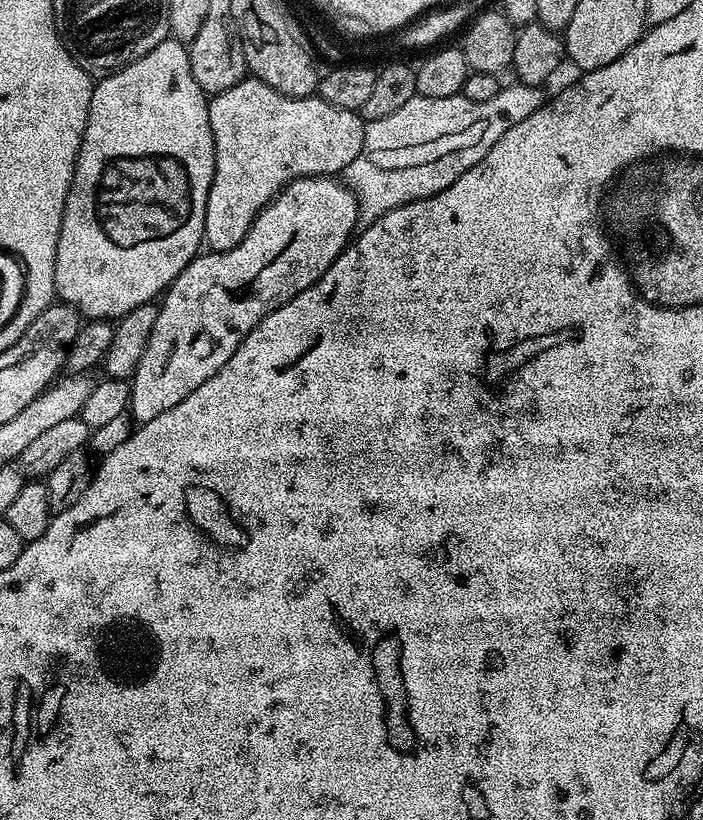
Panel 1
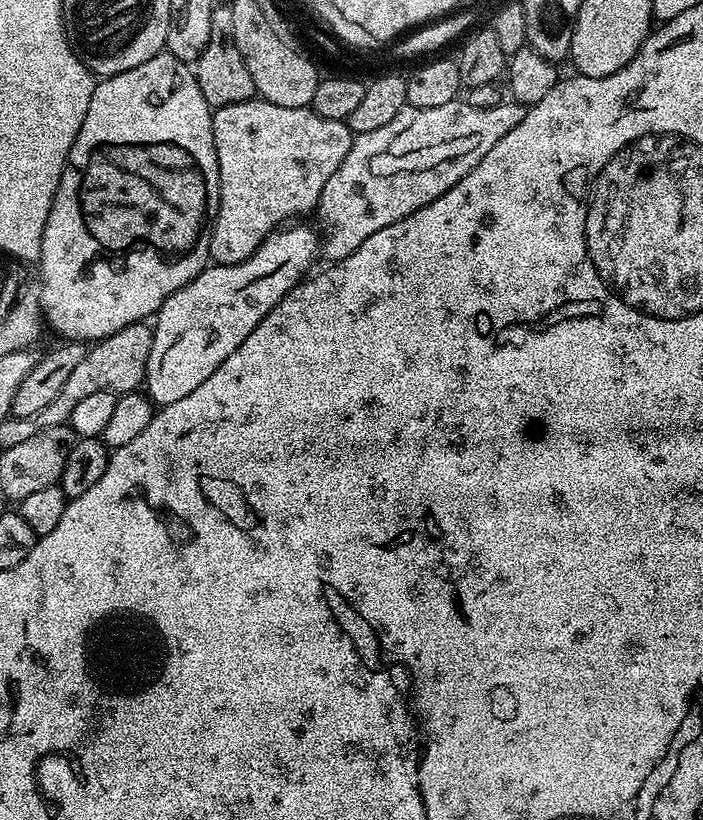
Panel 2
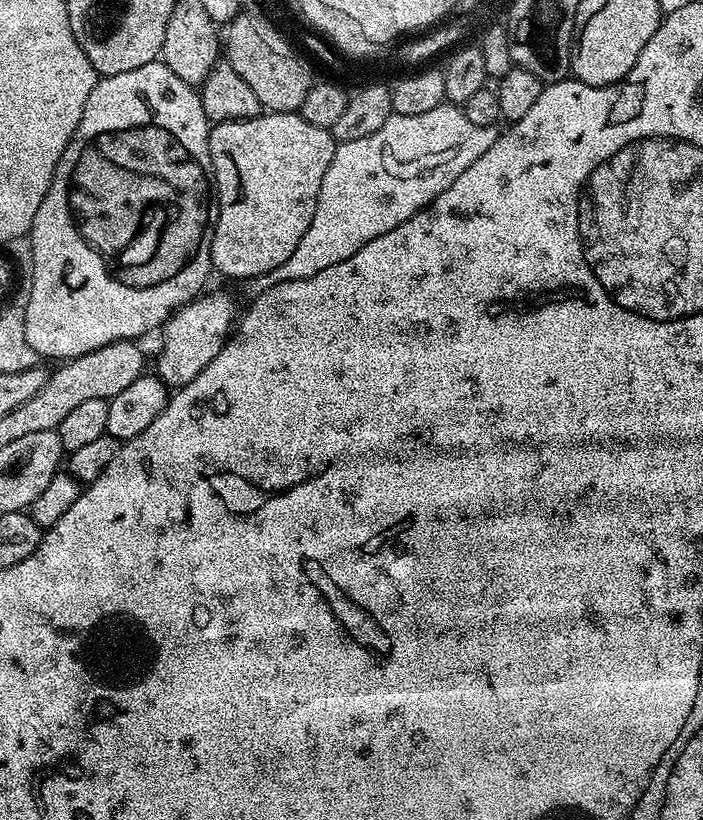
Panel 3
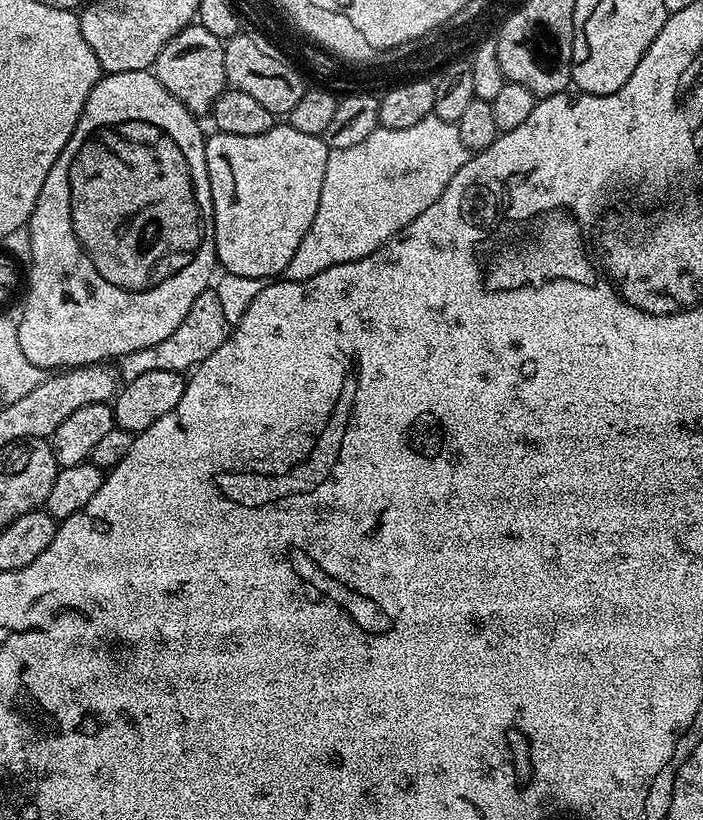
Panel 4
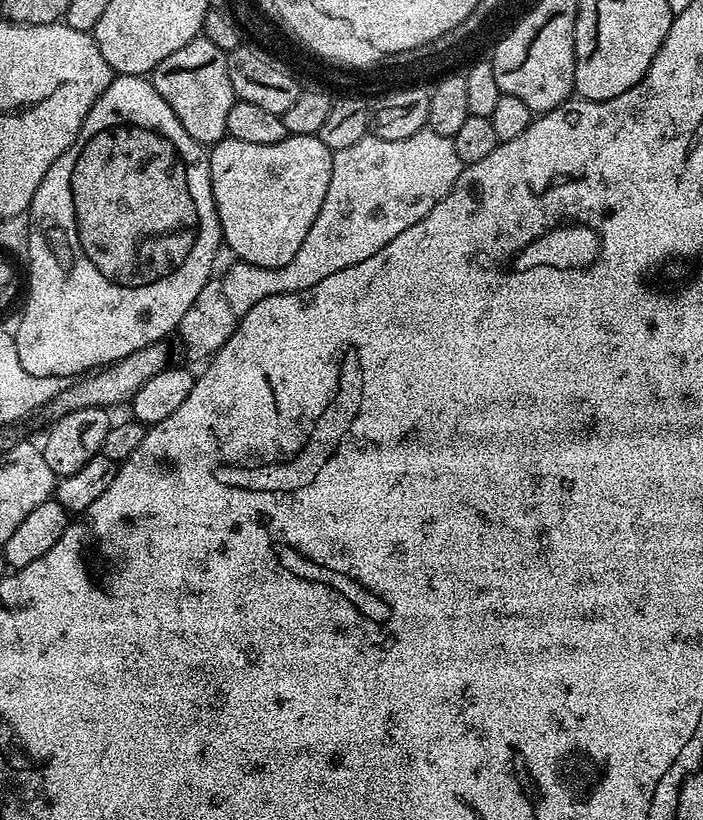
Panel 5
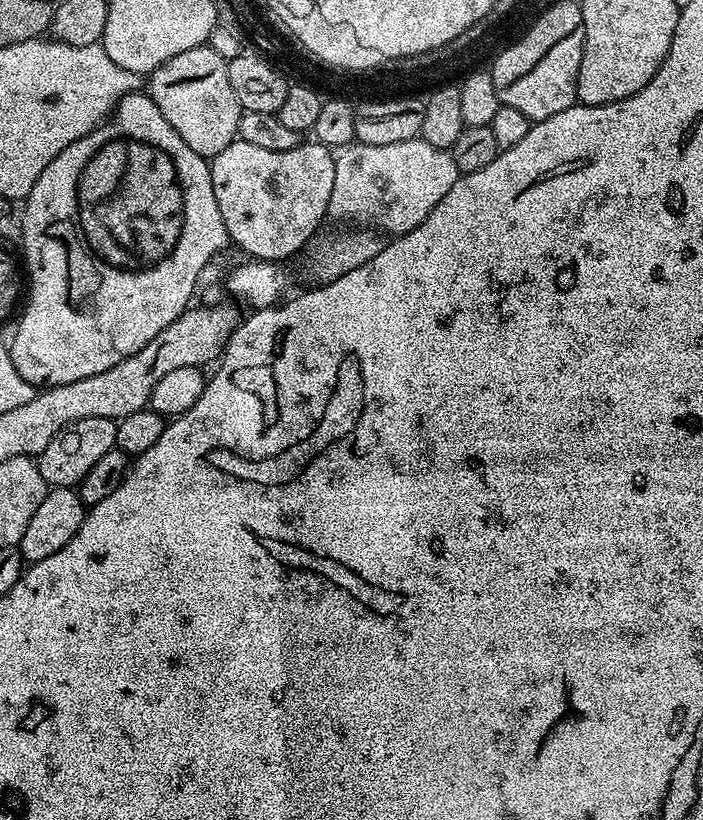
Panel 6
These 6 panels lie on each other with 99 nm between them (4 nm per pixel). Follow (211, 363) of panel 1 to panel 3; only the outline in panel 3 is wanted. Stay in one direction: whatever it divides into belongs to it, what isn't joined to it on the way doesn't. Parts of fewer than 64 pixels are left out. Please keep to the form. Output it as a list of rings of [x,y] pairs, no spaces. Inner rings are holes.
[[[208,290],[181,306],[162,325],[164,341],[160,344],[160,357],[157,358],[154,368],[155,375],[172,390],[190,383],[216,357],[218,350],[222,350],[222,346],[228,343],[237,316],[236,304],[228,292]]]

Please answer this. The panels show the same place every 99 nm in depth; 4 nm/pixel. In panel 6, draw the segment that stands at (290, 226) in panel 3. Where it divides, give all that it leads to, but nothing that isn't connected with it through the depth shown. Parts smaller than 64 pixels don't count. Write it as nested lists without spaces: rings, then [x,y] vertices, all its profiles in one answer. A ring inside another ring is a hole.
[[[236,139],[226,146],[222,154],[211,157],[214,198],[218,198],[218,210],[222,210],[222,222],[226,222],[228,239],[237,244],[248,258],[288,262],[295,252],[308,244],[308,239],[320,228],[328,216],[330,190],[334,190],[334,166],[336,156],[324,142],[302,142],[294,150],[262,150],[245,140]]]

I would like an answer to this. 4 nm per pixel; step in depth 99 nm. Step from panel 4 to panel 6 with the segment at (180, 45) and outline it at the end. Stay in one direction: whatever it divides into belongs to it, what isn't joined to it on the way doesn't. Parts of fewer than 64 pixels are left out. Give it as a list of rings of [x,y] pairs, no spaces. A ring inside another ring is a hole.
[[[200,45],[168,59],[149,75],[148,80],[151,81],[147,91],[153,102],[158,106],[158,110],[162,110],[166,122],[174,126],[178,138],[182,138],[182,142],[186,142],[186,146],[190,146],[194,154],[205,158],[217,156],[222,154],[222,150],[226,150],[226,146],[230,146],[238,139],[242,109],[234,94],[234,86],[230,86],[228,63],[208,45]]]

